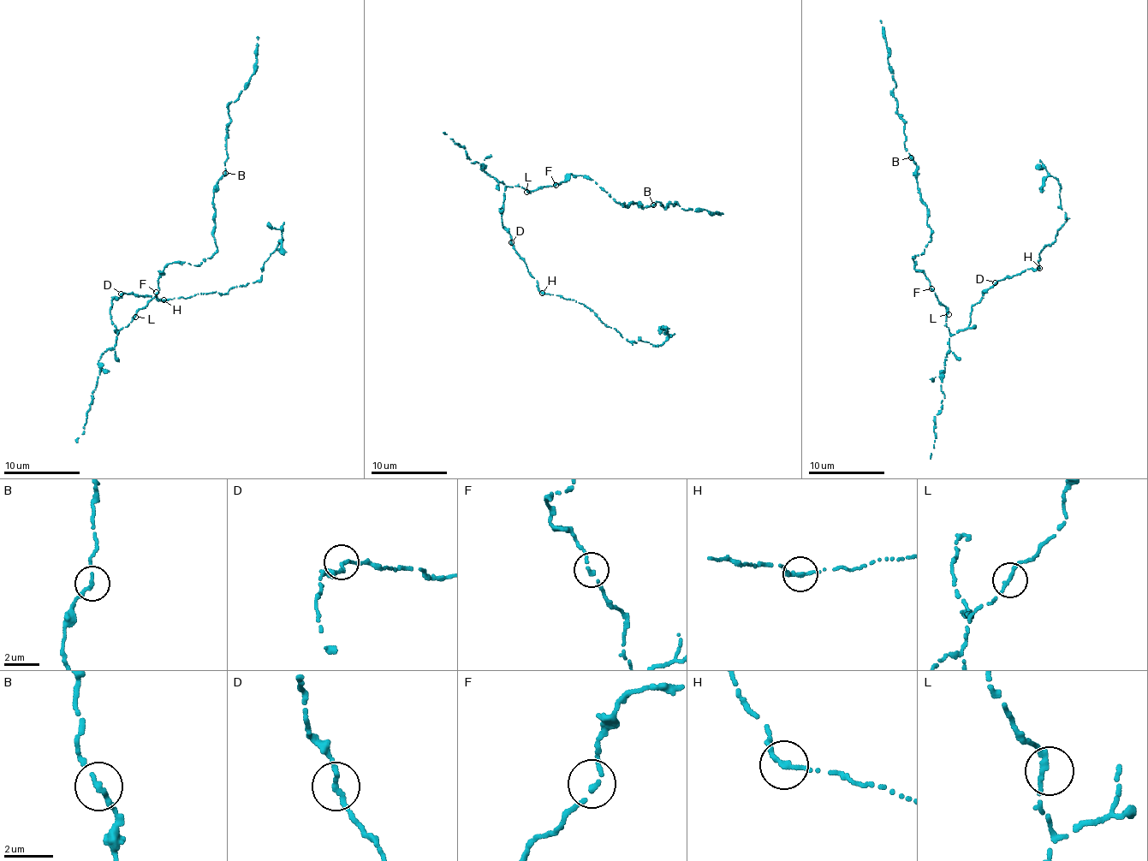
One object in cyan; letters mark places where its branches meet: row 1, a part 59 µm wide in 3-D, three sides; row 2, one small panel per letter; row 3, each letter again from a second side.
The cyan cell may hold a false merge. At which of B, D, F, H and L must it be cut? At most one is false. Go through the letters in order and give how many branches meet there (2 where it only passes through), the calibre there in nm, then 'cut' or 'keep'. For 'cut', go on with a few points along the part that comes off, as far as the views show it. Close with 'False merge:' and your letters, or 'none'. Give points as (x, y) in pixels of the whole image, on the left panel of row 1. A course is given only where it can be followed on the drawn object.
B: 2 | 200 nm | keep
D: 2 | 200 nm | keep
F: 2 | 180 nm | keep
H: 1 | 300 nm | keep
L: 1 | 320 nm | keep
False merge: none

